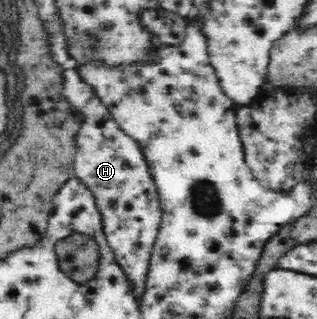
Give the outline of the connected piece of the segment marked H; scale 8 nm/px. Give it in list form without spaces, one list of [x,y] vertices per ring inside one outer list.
[[[68,65],[63,73],[66,98],[81,111],[83,117],[76,137],[78,153],[73,163],[73,167],[76,167],[75,175],[92,190],[102,212],[107,243],[110,243],[118,264],[126,269],[128,277],[136,283],[138,293],[142,293],[148,263],[152,257],[152,245],[162,219],[156,185],[138,143],[116,125],[108,108],[94,96],[91,87],[81,80],[72,65]]]

